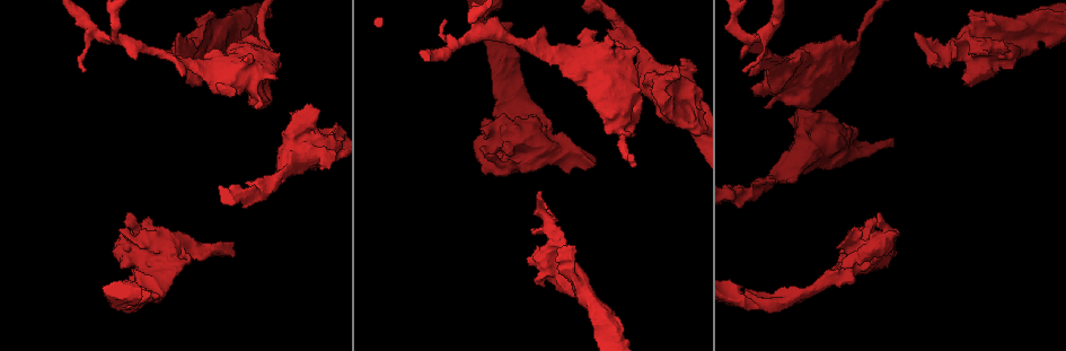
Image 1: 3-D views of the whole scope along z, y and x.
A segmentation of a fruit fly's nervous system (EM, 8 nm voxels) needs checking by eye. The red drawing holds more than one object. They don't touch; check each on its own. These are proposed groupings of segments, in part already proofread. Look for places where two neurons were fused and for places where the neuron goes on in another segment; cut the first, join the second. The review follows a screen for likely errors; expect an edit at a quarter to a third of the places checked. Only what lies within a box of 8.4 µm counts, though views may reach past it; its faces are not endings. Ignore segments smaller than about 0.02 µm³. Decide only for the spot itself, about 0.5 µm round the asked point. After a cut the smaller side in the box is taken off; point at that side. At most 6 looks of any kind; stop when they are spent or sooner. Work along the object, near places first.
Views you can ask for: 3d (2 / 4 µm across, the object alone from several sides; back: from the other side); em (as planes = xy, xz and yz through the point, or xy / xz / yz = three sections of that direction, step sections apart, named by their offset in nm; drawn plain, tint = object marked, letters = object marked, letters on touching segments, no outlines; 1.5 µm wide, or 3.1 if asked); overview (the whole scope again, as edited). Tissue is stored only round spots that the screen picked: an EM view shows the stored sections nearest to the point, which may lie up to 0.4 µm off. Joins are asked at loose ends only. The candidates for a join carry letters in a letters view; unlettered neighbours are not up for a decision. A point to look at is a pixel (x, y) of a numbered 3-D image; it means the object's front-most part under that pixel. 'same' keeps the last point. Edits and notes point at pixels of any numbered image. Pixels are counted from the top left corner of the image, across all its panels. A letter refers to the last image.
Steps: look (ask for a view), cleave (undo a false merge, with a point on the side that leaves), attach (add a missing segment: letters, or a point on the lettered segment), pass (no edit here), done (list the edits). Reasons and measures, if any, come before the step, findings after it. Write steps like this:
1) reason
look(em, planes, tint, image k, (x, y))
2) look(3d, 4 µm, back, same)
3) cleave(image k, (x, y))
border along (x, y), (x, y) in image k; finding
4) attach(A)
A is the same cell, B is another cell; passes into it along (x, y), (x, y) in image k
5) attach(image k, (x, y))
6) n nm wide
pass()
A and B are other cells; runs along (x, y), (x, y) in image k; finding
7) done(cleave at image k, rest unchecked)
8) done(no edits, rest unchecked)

thick turns thin
look(3d, 4 µm, image 1, (593, 63))

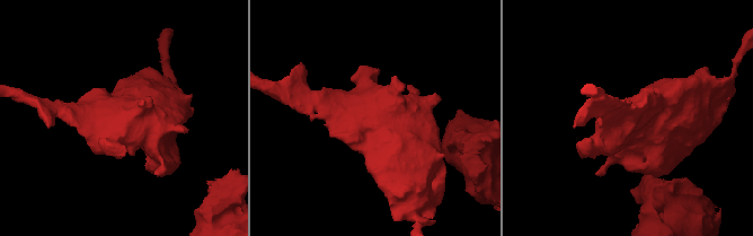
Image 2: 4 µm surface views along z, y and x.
look(em, planes, tint, image 2, (123, 115))

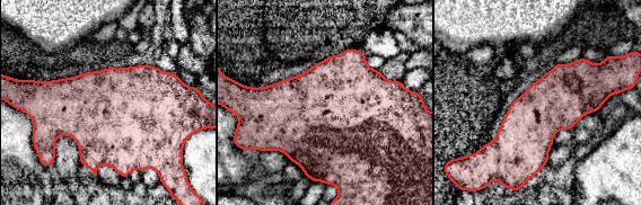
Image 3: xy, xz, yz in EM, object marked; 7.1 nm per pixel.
see the neighbours
look(em, planes, letters, same)

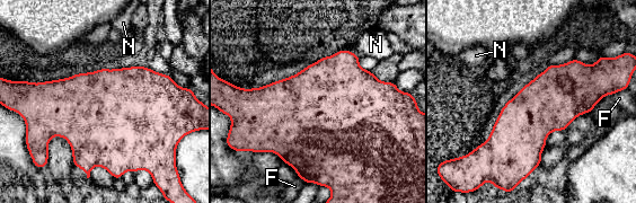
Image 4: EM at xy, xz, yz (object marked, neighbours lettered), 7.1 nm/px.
pass()
F and N are other cells; border along (347, 50), (360, 56) in image 4; continuous, no second neuron

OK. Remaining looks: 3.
thick turns thin
look(3d, 4 µm, image 1, (642, 52))

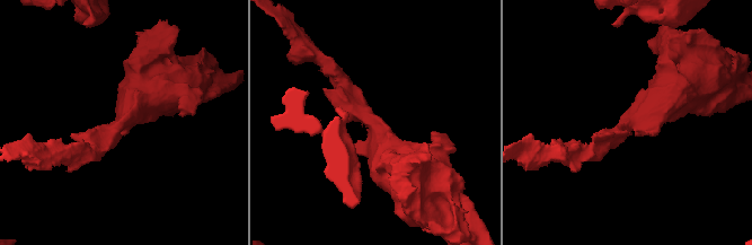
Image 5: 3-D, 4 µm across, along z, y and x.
arms of 240, 650 nm; need the tissue
look(em, planes, plain, image 5, (628, 126))

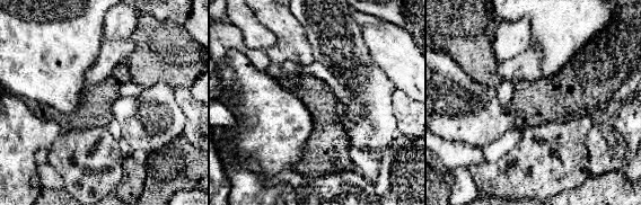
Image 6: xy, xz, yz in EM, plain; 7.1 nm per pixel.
look(em, planes, letters, same)

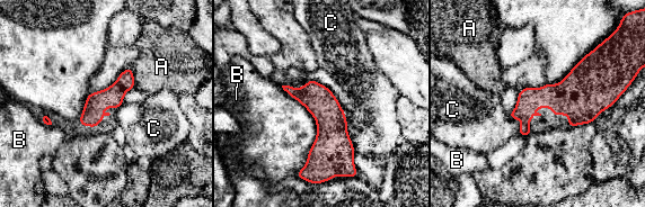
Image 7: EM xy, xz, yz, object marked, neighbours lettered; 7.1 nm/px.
pass()
A, B and C are other cells; border along (339, 105), (358, 176) in image 7; continuous, no second neuron

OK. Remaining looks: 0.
done(no edits, rest unchecked)

